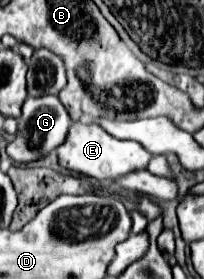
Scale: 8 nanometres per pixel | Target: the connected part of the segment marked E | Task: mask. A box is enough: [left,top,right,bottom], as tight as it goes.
[57,118,153,182]

